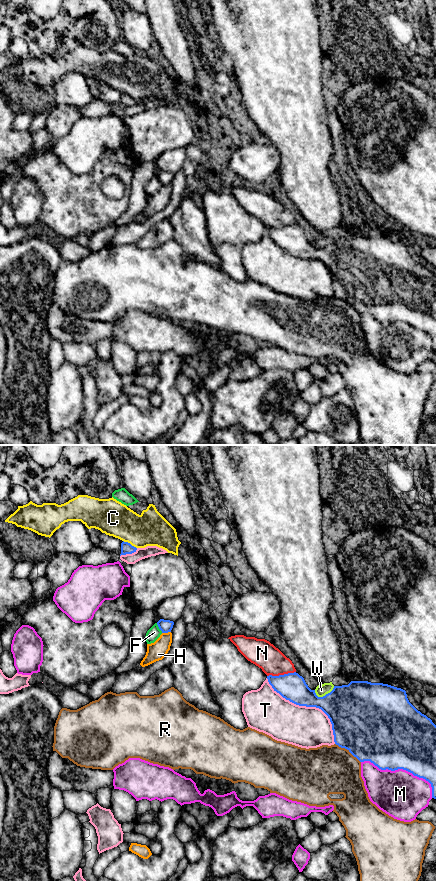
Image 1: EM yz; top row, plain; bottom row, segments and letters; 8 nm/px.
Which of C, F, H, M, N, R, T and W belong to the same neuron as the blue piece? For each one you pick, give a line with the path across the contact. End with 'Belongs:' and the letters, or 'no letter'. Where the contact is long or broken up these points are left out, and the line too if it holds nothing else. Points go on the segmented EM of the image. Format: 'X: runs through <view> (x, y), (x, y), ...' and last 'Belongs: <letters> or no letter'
Belongs: no letter

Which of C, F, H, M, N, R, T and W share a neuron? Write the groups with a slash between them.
C / F W / H / M / N / R / T

